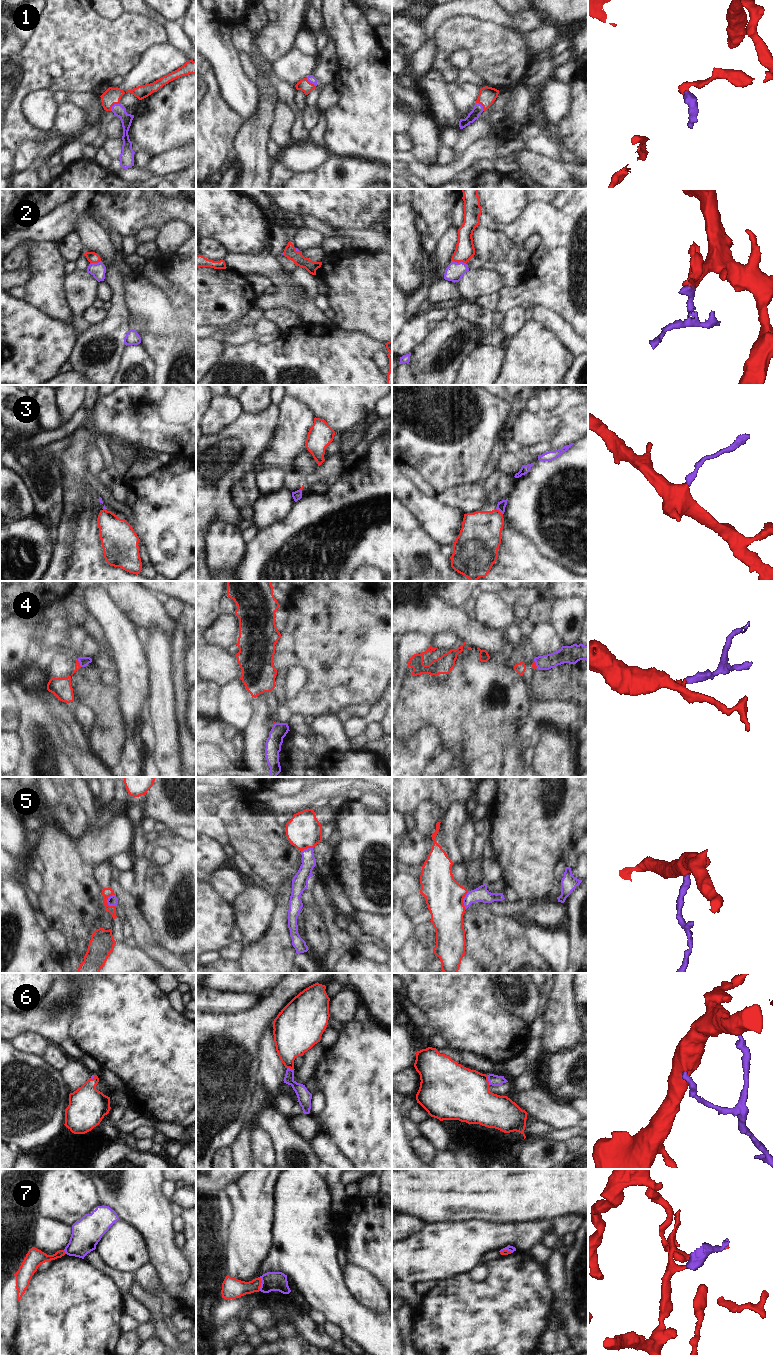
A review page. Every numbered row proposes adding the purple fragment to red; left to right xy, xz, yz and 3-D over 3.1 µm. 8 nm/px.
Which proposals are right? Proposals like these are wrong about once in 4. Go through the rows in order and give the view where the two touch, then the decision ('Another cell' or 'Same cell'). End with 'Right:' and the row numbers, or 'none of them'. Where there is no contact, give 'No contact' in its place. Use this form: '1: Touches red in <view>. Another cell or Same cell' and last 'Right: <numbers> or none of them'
1: Touches red in xy. Same cell
2: Touches red in yz. Another cell
3: Touches red in yz. Same cell
4: Touches red in xy. Another cell
5: Touches red in xy. Same cell
6: Touches red in yz. Same cell
7: Touches red in xz. Another cell
Right: 1, 3, 5, 6

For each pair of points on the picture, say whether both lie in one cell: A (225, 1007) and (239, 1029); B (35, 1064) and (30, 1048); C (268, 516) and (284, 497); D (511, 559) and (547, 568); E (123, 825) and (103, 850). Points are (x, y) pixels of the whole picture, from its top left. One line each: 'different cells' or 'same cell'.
A: different cells
B: different cells
C: same cell
D: same cell
E: same cell

